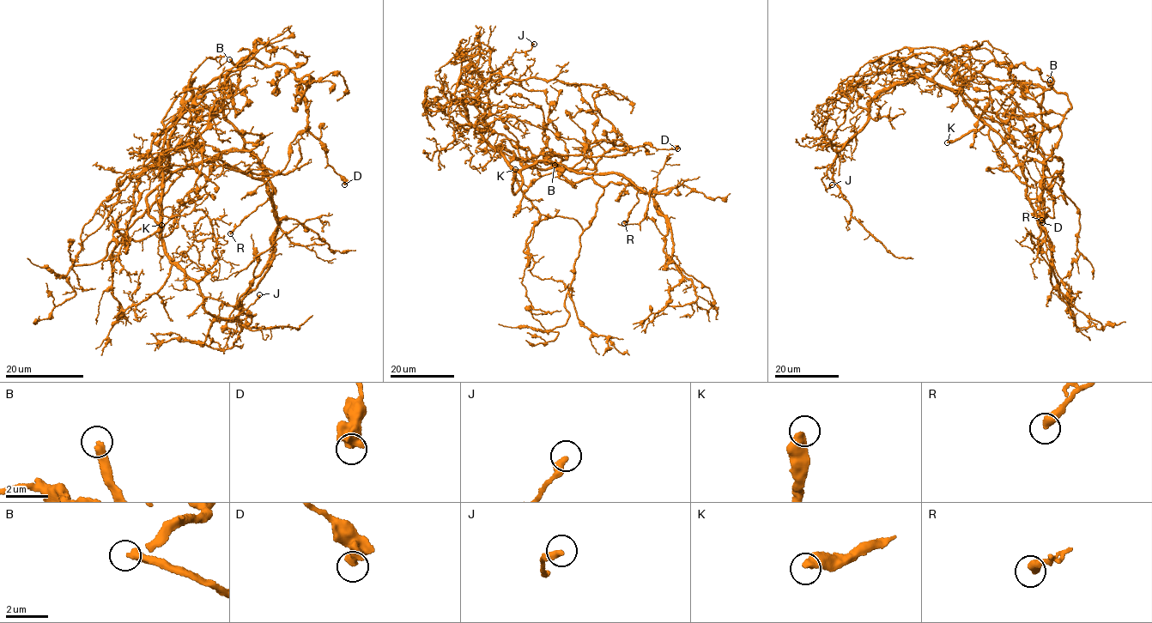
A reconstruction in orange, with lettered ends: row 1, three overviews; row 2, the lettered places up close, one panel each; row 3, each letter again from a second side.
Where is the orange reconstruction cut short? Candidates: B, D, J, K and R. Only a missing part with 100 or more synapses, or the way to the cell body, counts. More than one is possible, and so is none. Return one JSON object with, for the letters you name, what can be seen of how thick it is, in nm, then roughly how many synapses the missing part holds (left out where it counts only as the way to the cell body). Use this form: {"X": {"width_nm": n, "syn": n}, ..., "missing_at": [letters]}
{"K": {"width_nm": 480}, "missing_at": ["K"]}

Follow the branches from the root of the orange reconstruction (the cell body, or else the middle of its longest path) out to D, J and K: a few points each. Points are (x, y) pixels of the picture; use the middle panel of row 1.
D: (516, 169), (527, 167), (557, 154), (579, 154), (605, 140), (633, 148), (647, 144), (657, 149), (677, 148)
J: (516, 169), (469, 121), (462, 99), (470, 104), (482, 84), (499, 71), (513, 53), (530, 50), (534, 44)
K: (516, 169), (523, 181), (514, 194), (512, 185), (515, 169)

